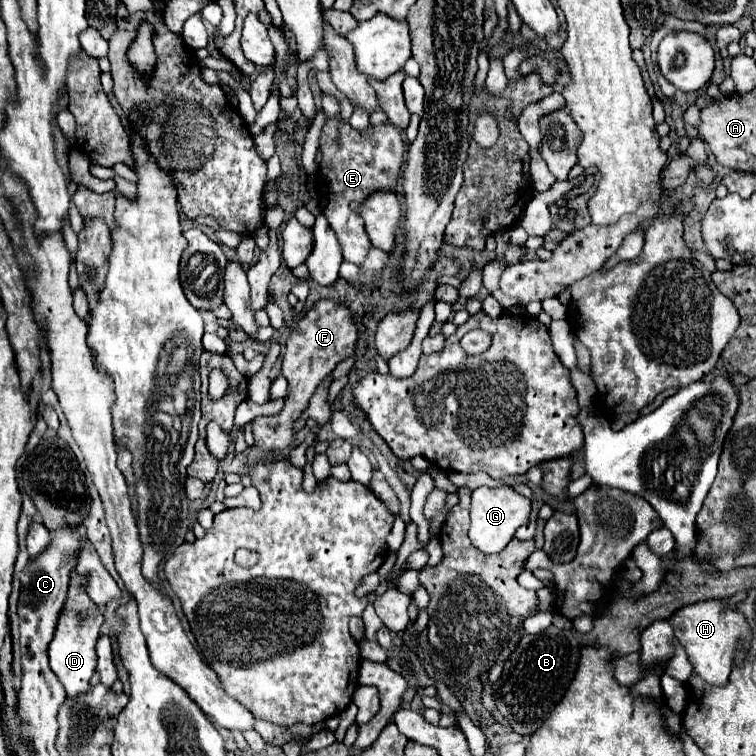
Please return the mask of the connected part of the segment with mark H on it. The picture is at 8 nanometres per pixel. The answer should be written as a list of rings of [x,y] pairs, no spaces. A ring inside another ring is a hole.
[[[701,601],[679,609],[669,619],[669,625],[675,631],[677,641],[685,647],[695,675],[699,675],[705,683],[713,687],[723,687],[729,681],[739,641],[749,639],[745,617],[735,607],[721,605],[721,601]]]

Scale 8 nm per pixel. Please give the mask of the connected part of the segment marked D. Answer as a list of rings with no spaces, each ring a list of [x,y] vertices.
[[[71,573],[69,595],[67,595],[65,607],[61,609],[53,639],[49,643],[49,665],[53,673],[57,675],[59,683],[65,687],[65,693],[69,699],[89,691],[89,681],[95,675],[95,667],[97,667],[95,643],[99,637],[99,627],[103,625],[103,615],[97,611],[97,605],[85,593],[81,581],[83,581],[81,575]]]

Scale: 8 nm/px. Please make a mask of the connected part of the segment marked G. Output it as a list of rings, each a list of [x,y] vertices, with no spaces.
[[[507,485],[497,487],[497,489],[479,487],[471,495],[469,539],[483,553],[501,553],[505,545],[511,541],[511,537],[515,535],[515,531],[529,521],[529,515],[531,515],[531,501],[515,493],[511,487]]]

